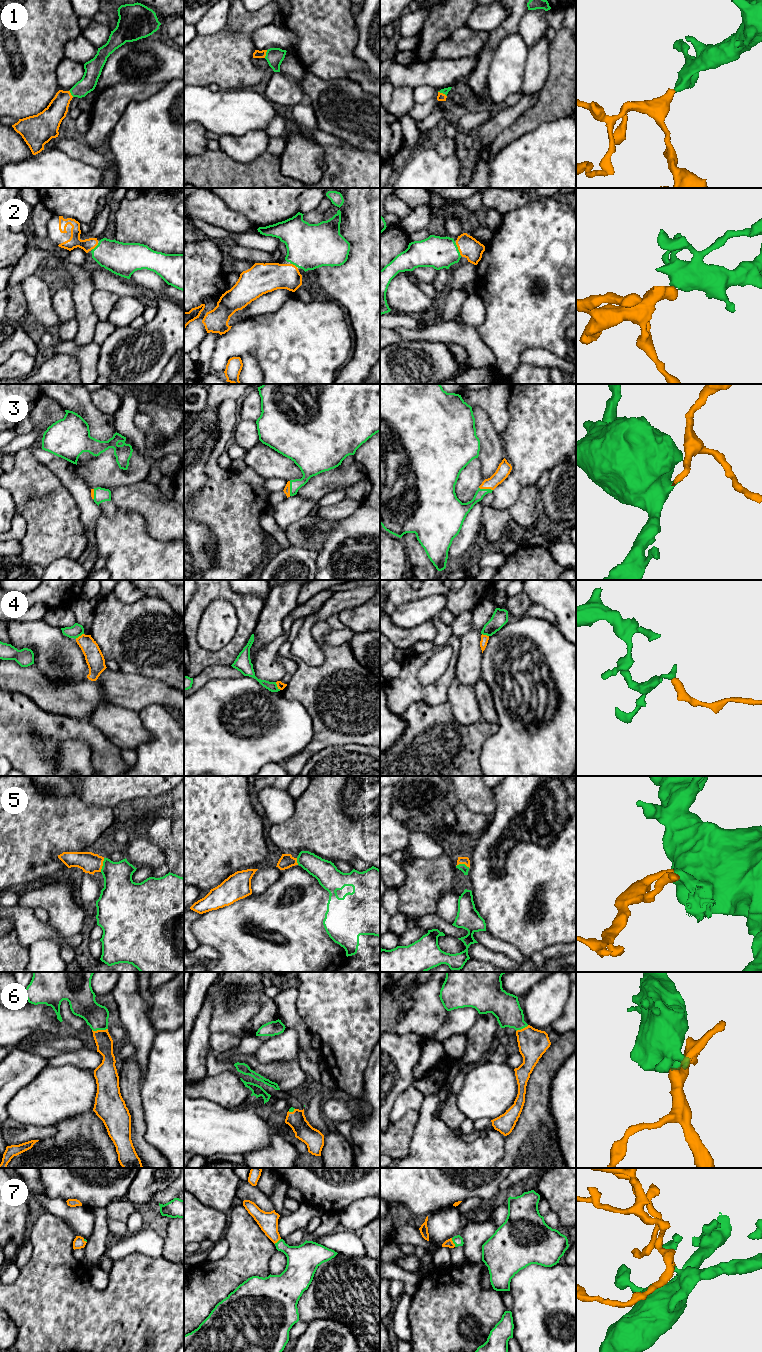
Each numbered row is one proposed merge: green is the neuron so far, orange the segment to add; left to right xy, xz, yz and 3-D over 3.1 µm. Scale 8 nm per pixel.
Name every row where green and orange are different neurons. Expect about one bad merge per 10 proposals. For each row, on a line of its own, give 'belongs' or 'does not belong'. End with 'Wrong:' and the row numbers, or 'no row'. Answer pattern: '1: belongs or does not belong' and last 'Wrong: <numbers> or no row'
1: belongs
2: belongs
3: belongs
4: does not belong
5: belongs
6: belongs
7: belongs
Wrong: 4

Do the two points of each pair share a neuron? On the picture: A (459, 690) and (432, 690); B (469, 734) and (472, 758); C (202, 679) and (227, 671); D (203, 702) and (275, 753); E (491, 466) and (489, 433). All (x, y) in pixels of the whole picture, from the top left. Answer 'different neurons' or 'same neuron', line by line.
A: different neurons
B: same neuron
C: same neuron
D: same neuron
E: same neuron

